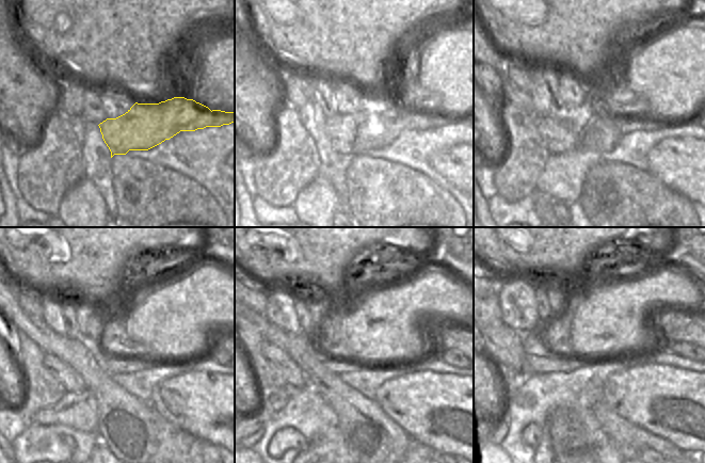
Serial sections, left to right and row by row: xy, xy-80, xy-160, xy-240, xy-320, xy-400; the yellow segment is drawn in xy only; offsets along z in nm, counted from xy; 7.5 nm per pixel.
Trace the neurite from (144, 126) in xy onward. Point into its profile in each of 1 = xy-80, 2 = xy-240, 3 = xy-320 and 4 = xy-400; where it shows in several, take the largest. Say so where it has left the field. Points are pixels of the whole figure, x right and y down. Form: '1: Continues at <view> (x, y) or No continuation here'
1: Continues at xy-80 (373, 127)
2: Continues at xy-240 (73, 382)
3: Continues at xy-320 (288, 368)
4: Continues at xy-400 (506, 348).

